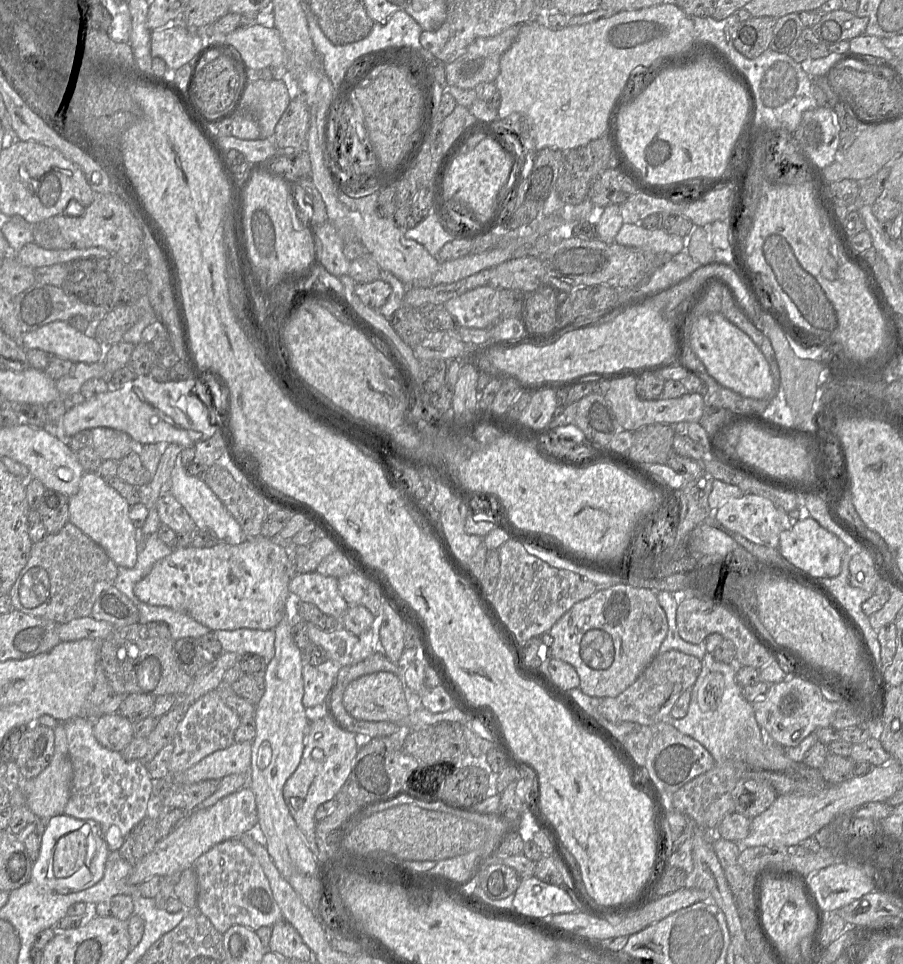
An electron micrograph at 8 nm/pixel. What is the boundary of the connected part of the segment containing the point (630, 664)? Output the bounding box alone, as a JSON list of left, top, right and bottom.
[551,584,667,697]

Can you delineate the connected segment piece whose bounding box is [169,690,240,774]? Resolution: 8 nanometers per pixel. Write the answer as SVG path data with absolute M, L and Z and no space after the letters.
M213 690L191 704L180 720L173 738L173 753L169 763L169 773L181 773L206 756L231 746L234 733L239 726L240 716L221 699L219 690Z

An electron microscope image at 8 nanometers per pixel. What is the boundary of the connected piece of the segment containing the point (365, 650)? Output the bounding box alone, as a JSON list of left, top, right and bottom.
[306,620,379,666]

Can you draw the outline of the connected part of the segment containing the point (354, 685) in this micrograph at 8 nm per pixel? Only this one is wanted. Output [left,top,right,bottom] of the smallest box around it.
[342,672,409,731]

